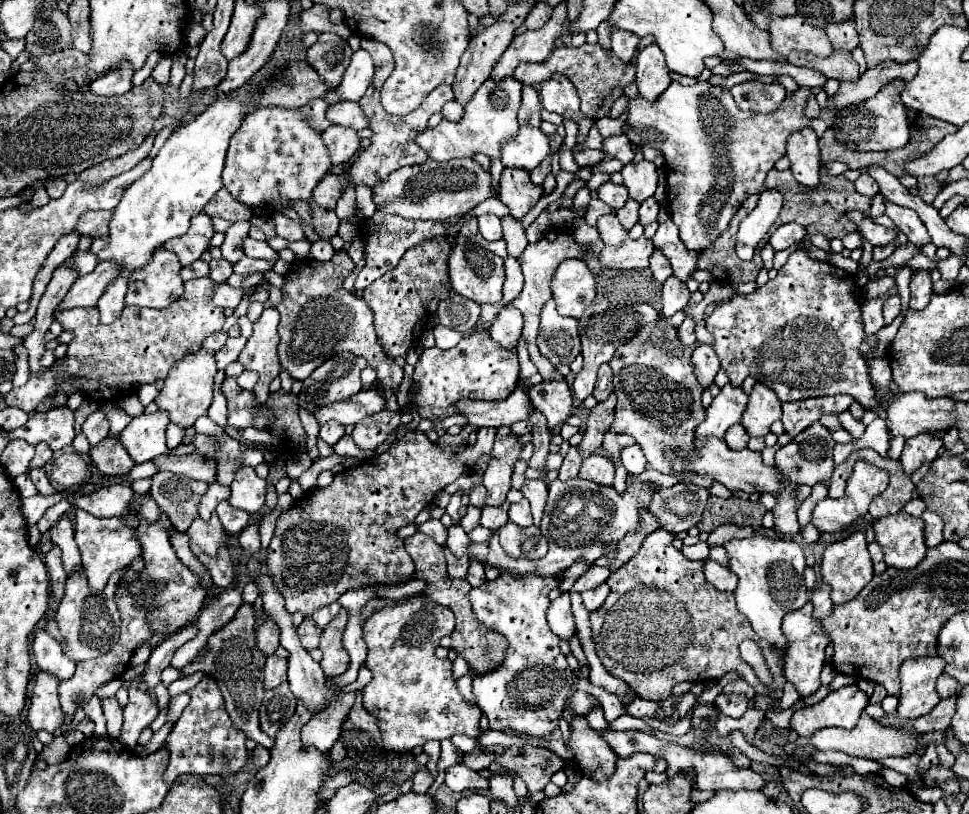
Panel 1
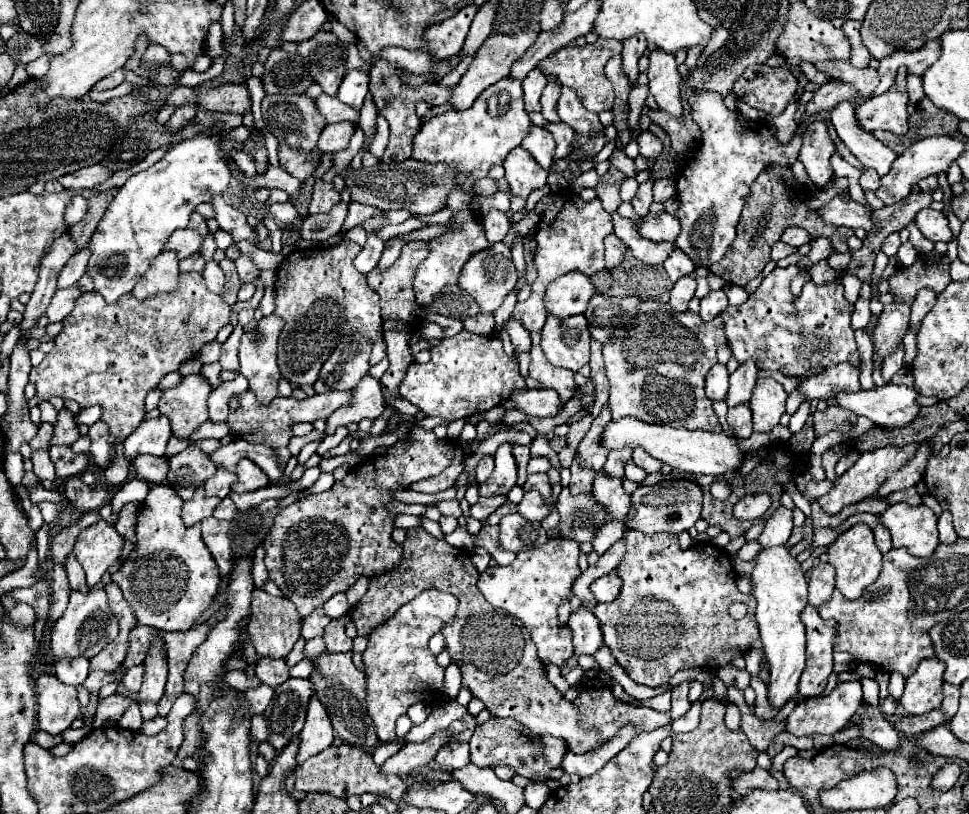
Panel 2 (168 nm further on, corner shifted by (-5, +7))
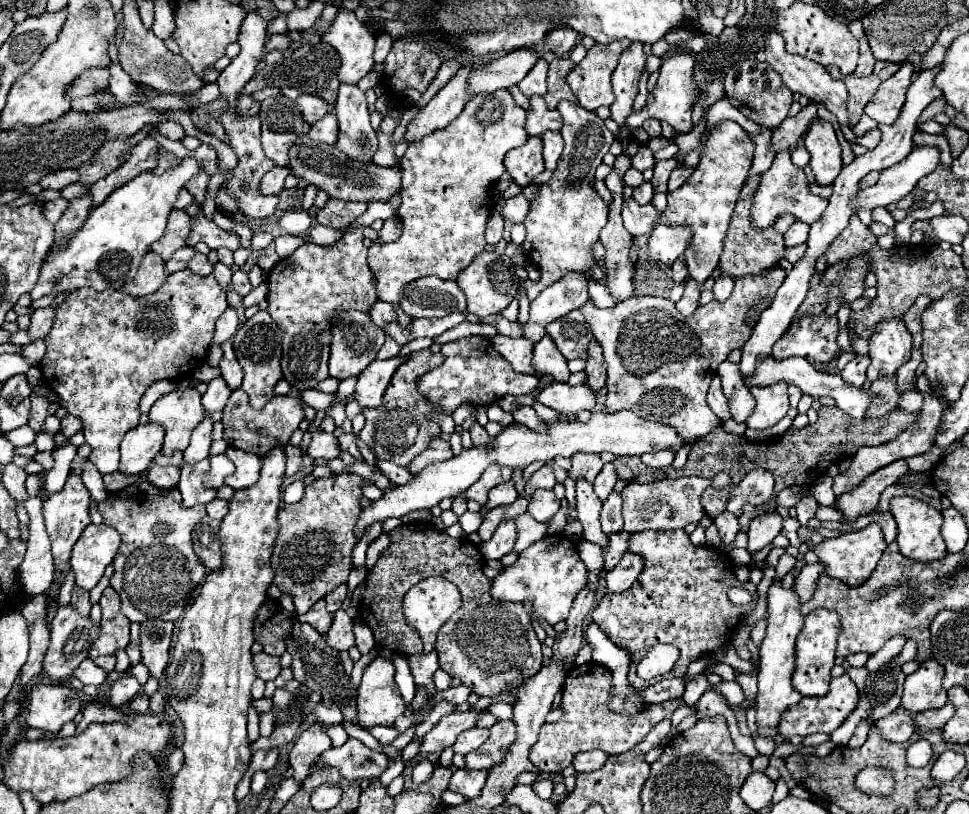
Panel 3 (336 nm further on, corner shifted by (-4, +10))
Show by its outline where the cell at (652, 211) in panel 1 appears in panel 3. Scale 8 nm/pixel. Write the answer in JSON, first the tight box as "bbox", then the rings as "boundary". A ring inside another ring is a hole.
{"bbox":[668,166,694,192],"boundary":[[[678,166],[672,174],[670,174],[670,182],[668,182],[668,192],[672,192],[672,190],[676,190],[676,188],[680,188],[686,180],[688,180],[688,176],[694,172],[694,168],[690,168],[690,166]]]}

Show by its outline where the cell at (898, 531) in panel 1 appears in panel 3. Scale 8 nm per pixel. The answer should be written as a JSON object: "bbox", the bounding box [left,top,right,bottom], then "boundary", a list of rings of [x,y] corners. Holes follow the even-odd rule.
{"bbox":[890,496,948,562],"boundary":[[[900,496],[900,498],[892,498],[892,506],[890,506],[890,512],[894,514],[894,520],[898,524],[898,546],[900,546],[900,552],[902,556],[914,560],[914,562],[934,562],[934,560],[944,560],[944,556],[948,554],[946,550],[946,542],[940,534],[940,526],[942,526],[942,514],[918,500],[918,498],[912,498],[912,496]]]}

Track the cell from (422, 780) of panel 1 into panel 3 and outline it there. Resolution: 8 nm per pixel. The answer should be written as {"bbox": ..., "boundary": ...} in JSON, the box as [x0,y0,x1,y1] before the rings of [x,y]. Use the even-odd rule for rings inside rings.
{"bbox":[452,728,490,754],"boundary":[[[470,728],[458,736],[458,740],[452,748],[458,754],[468,754],[468,752],[476,750],[478,746],[482,746],[488,740],[488,736],[490,736],[488,728]]]}

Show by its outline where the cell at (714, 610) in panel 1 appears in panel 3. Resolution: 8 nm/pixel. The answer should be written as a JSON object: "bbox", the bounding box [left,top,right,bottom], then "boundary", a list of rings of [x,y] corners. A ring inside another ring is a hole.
{"bbox":[590,523,758,690],"boundary":[[[691,523],[684,530],[648,530],[632,534],[628,550],[646,554],[644,574],[626,592],[608,592],[592,608],[590,620],[602,628],[602,632],[616,646],[630,650],[632,661],[628,680],[636,690],[644,690],[664,678],[682,678],[688,664],[698,660],[702,654],[714,652],[726,638],[730,638],[740,622],[740,616],[752,612],[758,602],[756,586],[752,582],[744,584],[736,580],[734,566],[726,552],[718,552],[712,546],[694,546],[690,542],[688,535],[695,528],[696,524]],[[734,586],[748,590],[752,602],[744,606],[732,604],[728,600],[728,590]],[[664,642],[680,648],[682,654],[678,664],[666,676],[648,681],[638,678],[636,666],[646,656],[648,648]]]}

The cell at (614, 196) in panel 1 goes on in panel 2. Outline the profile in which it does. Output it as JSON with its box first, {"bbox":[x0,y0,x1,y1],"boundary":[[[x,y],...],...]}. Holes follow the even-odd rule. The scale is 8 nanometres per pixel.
{"bbox":[619,177,639,201],"boundary":[[[627,177],[627,179],[619,185],[621,199],[623,199],[623,201],[631,201],[631,199],[635,197],[635,193],[637,193],[637,187],[639,187],[639,183],[637,183],[633,177]]]}

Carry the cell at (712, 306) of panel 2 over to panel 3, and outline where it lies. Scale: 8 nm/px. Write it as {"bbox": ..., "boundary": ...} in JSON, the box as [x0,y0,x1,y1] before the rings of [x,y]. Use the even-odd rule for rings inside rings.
{"bbox":[714,274,734,300],"boundary":[[[720,274],[720,276],[716,278],[716,282],[714,282],[714,298],[716,298],[716,300],[726,300],[726,298],[730,296],[732,288],[734,288],[732,284],[734,284],[734,278],[732,278],[732,276]]]}

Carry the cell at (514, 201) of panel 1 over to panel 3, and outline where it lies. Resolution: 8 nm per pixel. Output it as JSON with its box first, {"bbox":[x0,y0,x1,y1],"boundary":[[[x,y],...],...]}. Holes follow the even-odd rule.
{"bbox":[504,136,544,186],"boundary":[[[540,136],[528,138],[524,146],[508,152],[508,156],[504,158],[504,166],[516,184],[526,186],[536,174],[544,172],[542,138]]]}

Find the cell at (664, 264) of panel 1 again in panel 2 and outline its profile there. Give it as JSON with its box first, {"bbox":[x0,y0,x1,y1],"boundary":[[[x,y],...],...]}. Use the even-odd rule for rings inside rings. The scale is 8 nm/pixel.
{"bbox":[663,249,695,283],"boundary":[[[675,249],[675,251],[669,255],[669,259],[663,263],[663,267],[665,267],[665,271],[667,271],[667,275],[669,275],[669,279],[671,279],[673,283],[675,283],[679,277],[689,275],[689,273],[695,271],[693,261],[691,261],[683,251],[679,251],[679,249]]]}

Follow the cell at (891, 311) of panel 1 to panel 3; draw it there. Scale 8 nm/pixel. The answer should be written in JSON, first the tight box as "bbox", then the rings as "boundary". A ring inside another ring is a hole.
{"bbox":[868,320,912,382],"boundary":[[[884,320],[876,326],[874,336],[870,338],[870,360],[868,382],[880,378],[896,376],[898,368],[910,360],[912,352],[912,334],[902,320]]]}

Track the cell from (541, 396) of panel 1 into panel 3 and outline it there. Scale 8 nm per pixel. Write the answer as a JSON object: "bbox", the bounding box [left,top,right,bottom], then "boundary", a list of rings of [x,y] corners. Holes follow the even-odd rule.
{"bbox":[532,334,568,382],"boundary":[[[546,334],[540,342],[534,344],[534,356],[532,356],[532,366],[538,372],[548,372],[550,376],[554,376],[556,382],[568,382],[568,366],[564,356],[560,354],[560,350],[556,348],[556,344],[552,342],[552,338]]]}

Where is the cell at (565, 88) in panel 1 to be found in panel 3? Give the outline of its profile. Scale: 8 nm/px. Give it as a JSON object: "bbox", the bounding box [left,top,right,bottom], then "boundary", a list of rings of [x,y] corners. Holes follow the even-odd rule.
{"bbox":[520,100,614,300],"boundary":[[[562,100],[558,112],[564,122],[560,134],[564,136],[566,146],[552,178],[546,184],[540,184],[536,198],[532,198],[530,212],[524,220],[526,240],[520,244],[526,258],[542,274],[540,282],[524,282],[530,300],[534,300],[546,286],[560,280],[566,272],[586,272],[594,280],[604,278],[604,272],[592,258],[592,246],[598,242],[598,234],[608,222],[608,206],[596,194],[592,182],[594,170],[602,164],[604,154],[614,142],[614,134],[604,126],[604,120],[598,118],[596,112],[588,112],[580,108],[580,104]]]}

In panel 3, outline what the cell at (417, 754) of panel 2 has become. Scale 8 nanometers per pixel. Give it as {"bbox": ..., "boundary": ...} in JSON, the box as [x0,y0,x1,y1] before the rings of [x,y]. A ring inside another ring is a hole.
{"bbox":[420,710,484,754],"boundary":[[[466,710],[466,712],[452,712],[444,716],[426,736],[420,746],[422,754],[428,752],[442,752],[444,748],[450,748],[456,742],[456,736],[468,728],[474,728],[478,722],[478,716],[484,710]]]}

